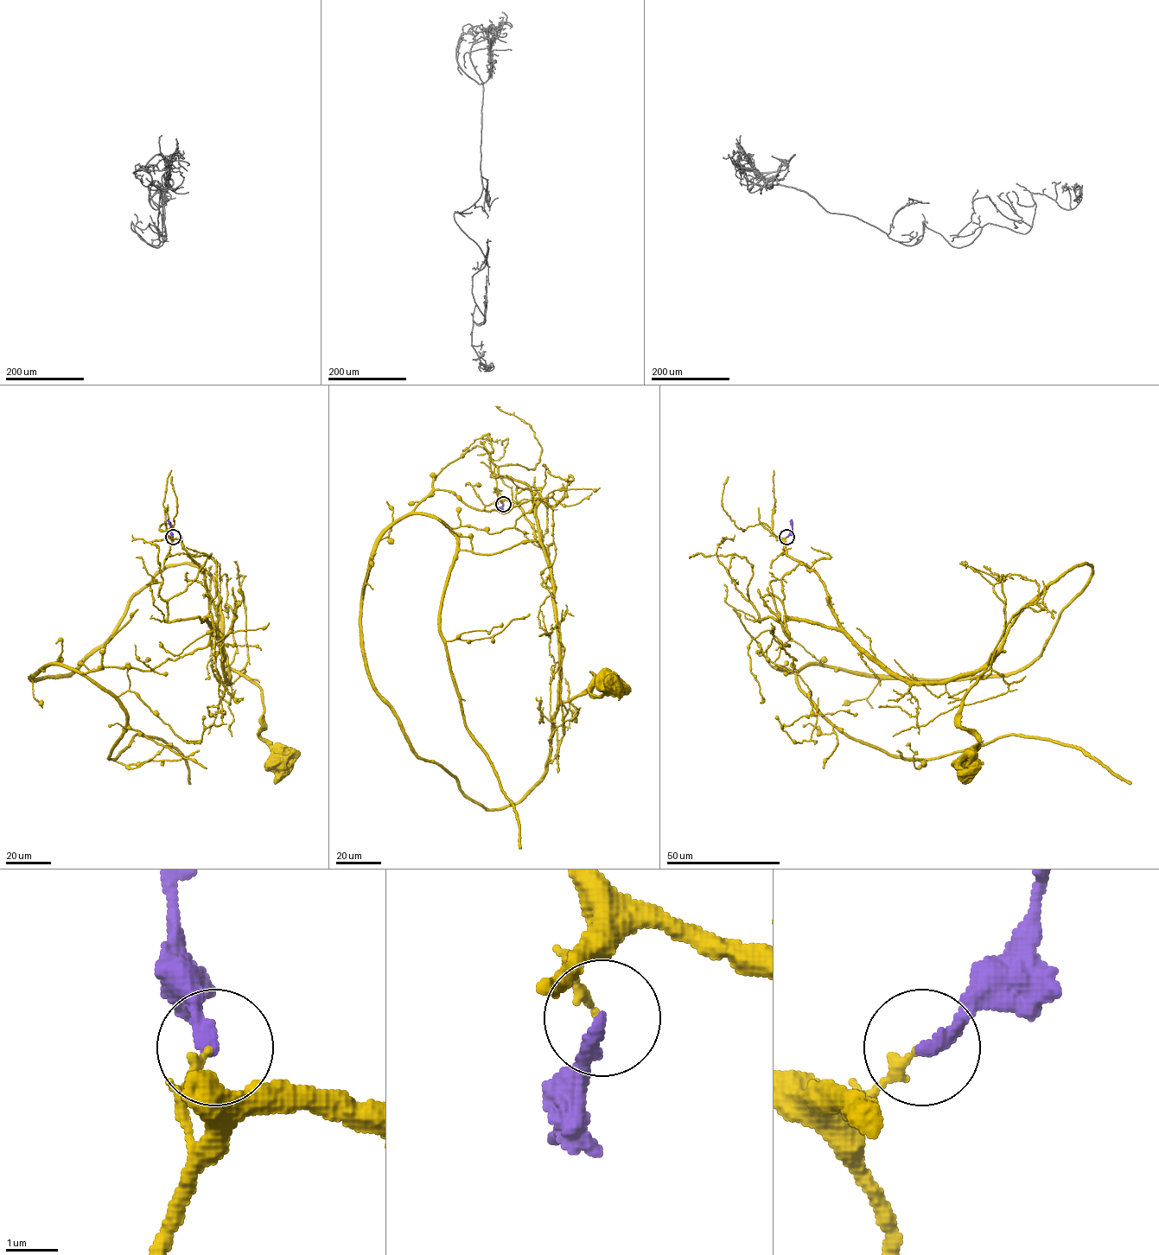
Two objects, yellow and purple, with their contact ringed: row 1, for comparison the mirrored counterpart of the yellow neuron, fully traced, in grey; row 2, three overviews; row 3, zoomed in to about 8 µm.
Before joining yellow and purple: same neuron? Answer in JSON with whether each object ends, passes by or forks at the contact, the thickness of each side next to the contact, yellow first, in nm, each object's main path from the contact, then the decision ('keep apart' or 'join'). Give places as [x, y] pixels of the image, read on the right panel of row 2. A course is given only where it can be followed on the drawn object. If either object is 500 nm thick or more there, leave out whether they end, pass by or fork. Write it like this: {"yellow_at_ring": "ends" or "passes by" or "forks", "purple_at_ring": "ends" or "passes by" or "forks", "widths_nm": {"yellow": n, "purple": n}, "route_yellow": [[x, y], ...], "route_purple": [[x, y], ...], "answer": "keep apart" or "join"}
{"yellow_at_ring": "ends", "purple_at_ring": "ends", "widths_nm": {"yellow": 180, "purple": 240}, "route_yellow": [[786, 537], [913, 681], [979, 669], [1091, 566], [1016, 671], [797, 684], [890, 754], [1023, 735], [1131, 783]], "route_purple": [[786, 537], [792, 530], [791, 519]], "answer": "keep apart"}

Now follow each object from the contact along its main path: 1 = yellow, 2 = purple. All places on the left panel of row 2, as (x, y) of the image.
1: (173, 537), (229, 681), (189, 563), (30, 678), (104, 687), (109, 758), (158, 737), (190, 783)
2: (173, 537), (168, 519)

